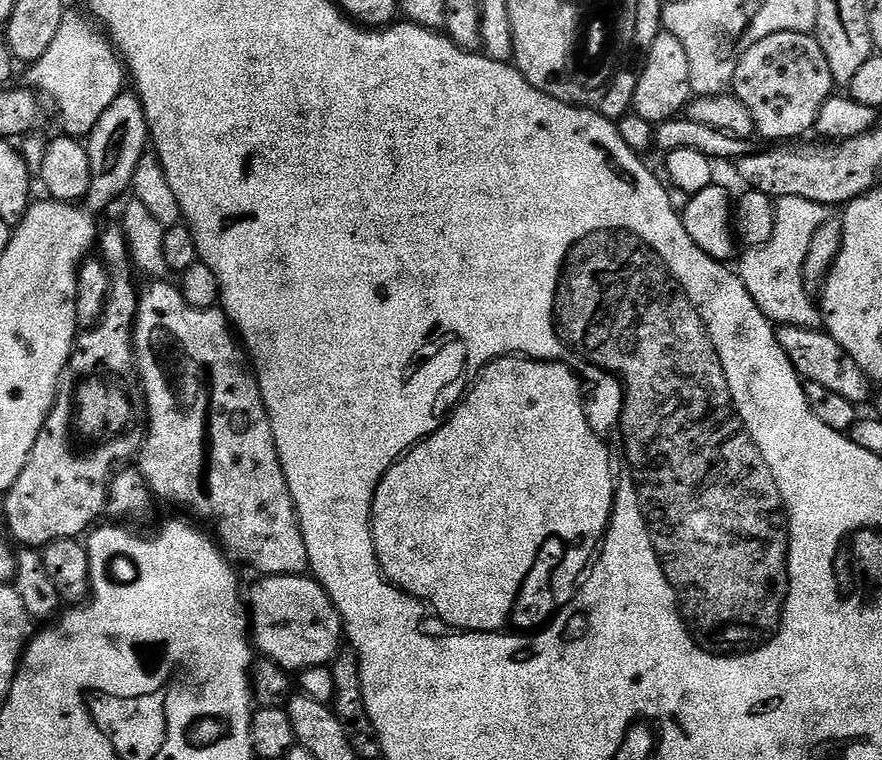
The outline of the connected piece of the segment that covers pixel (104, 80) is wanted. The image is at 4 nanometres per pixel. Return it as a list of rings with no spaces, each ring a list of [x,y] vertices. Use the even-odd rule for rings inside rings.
[[[72,15],[65,18],[62,30],[58,30],[54,42],[50,42],[46,54],[27,69],[27,83],[37,93],[48,92],[49,98],[56,103],[56,112],[64,127],[61,129],[73,138],[87,138],[94,130],[96,117],[106,114],[110,102],[121,96],[126,88],[126,69],[112,41],[95,23],[85,20]]]

